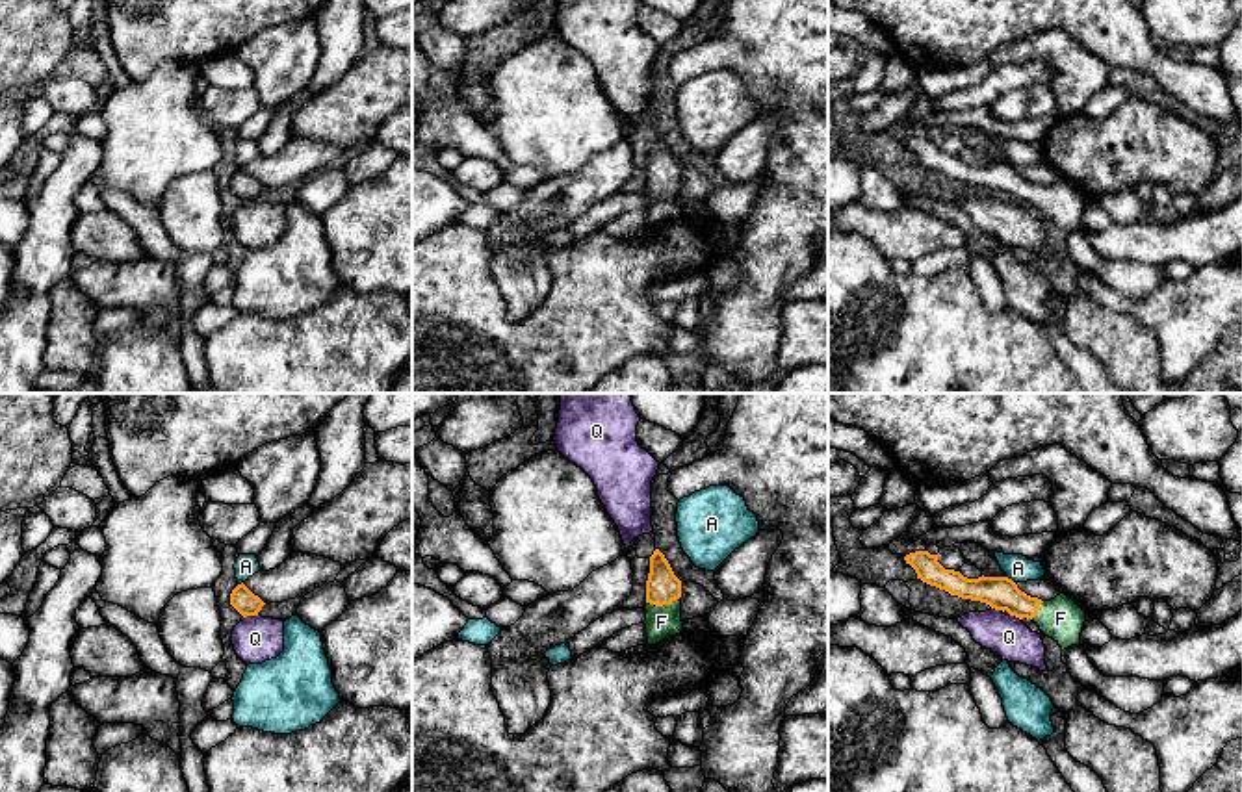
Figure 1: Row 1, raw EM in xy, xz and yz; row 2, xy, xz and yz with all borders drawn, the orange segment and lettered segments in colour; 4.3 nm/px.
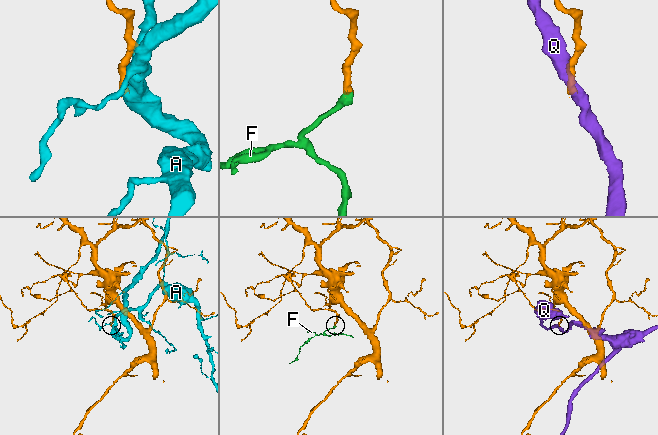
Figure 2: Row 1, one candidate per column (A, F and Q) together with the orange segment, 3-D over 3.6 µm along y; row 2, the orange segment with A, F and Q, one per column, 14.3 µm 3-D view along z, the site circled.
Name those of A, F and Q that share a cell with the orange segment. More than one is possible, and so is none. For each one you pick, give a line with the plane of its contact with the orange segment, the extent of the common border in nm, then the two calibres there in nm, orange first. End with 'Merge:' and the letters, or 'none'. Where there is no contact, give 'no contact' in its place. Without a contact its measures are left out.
F: meets orange in xz; contact 150 nm long; 150 nm thick on the orange side, 140 nm on the other
Merge: F

